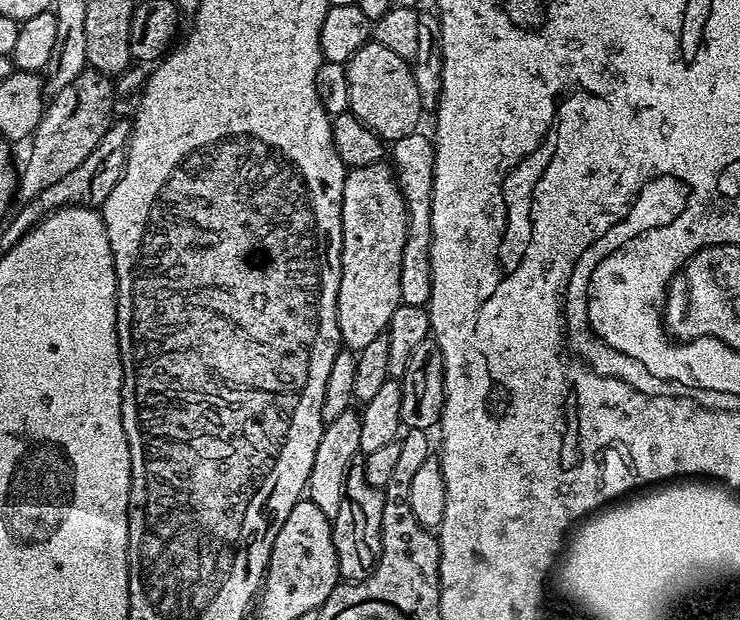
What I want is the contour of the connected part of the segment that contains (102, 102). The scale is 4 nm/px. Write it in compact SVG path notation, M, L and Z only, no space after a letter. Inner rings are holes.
M88 68L74 82L51 97L30 138L30 154L17 179L14 198L19 205L32 201L63 175L70 174L98 146L114 116L112 84L113 81L104 73Z

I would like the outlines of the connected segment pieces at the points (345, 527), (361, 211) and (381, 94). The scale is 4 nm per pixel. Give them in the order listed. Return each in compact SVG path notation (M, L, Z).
M349 467L348 477L344 480L342 510L338 510L338 514L332 520L332 537L341 581L365 580L379 562L383 505L383 491L370 486L370 482L366 482L363 467Z
M384 162L351 169L344 177L342 194L342 274L336 307L340 343L345 349L365 348L374 338L385 335L390 318L400 304L402 250L406 246L407 233L408 211L395 171Z
M375 40L362 45L346 63L350 90L349 111L386 142L417 131L423 108L411 65L389 47Z

